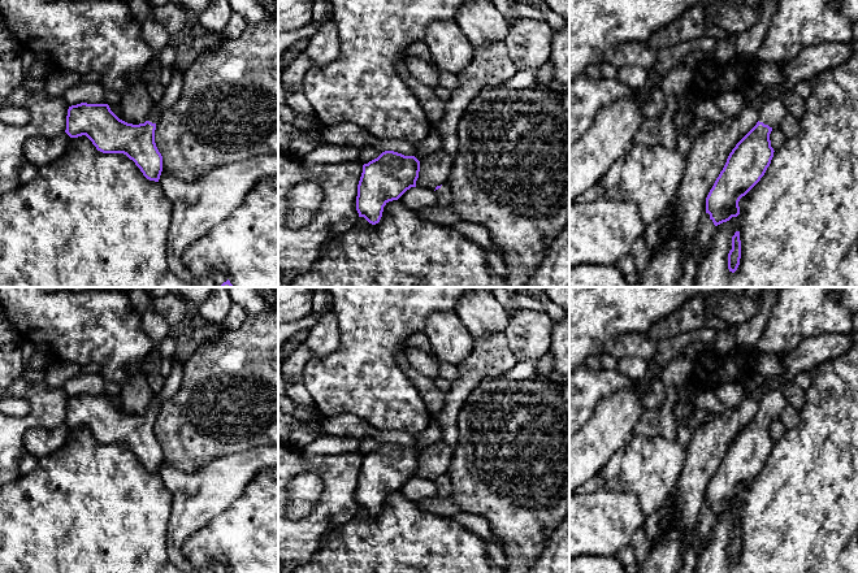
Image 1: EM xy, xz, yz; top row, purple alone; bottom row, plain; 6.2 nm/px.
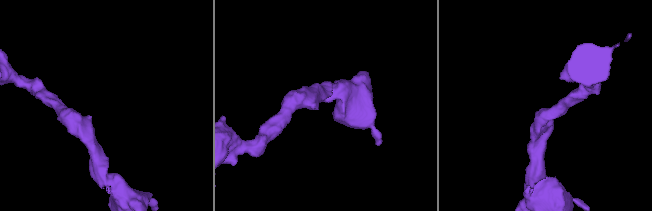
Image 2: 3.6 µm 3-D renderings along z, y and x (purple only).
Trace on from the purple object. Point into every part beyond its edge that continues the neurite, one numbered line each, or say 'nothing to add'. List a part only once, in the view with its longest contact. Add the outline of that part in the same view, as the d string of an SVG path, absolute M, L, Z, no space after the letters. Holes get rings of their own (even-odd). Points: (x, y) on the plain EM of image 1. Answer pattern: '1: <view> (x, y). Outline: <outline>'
1: yz (772, 403). Outline: M770 390L764 394L759 404L759 413L768 416L770 418L780 417L784 407L786 405L786 399L781 390Z

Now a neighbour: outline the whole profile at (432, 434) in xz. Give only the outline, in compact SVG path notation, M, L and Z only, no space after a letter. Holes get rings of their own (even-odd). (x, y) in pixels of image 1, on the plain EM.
M430 421L428 427L416 438L416 444L413 447L421 452L425 447L439 440L443 440L442 427L436 421Z

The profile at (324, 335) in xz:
M333 309L328 311L311 329L304 343L313 359L332 353L339 344L339 327Z

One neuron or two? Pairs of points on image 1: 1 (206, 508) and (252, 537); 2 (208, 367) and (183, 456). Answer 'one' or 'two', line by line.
1: two
2: one

